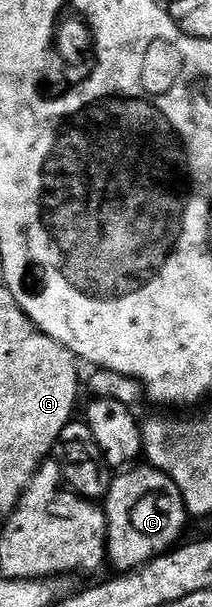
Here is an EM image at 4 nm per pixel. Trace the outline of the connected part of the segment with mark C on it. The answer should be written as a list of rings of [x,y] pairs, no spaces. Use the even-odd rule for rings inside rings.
[[[148,464],[141,465],[118,473],[103,500],[107,516],[107,562],[117,572],[136,570],[174,549],[182,541],[185,521],[191,518],[175,480]]]

